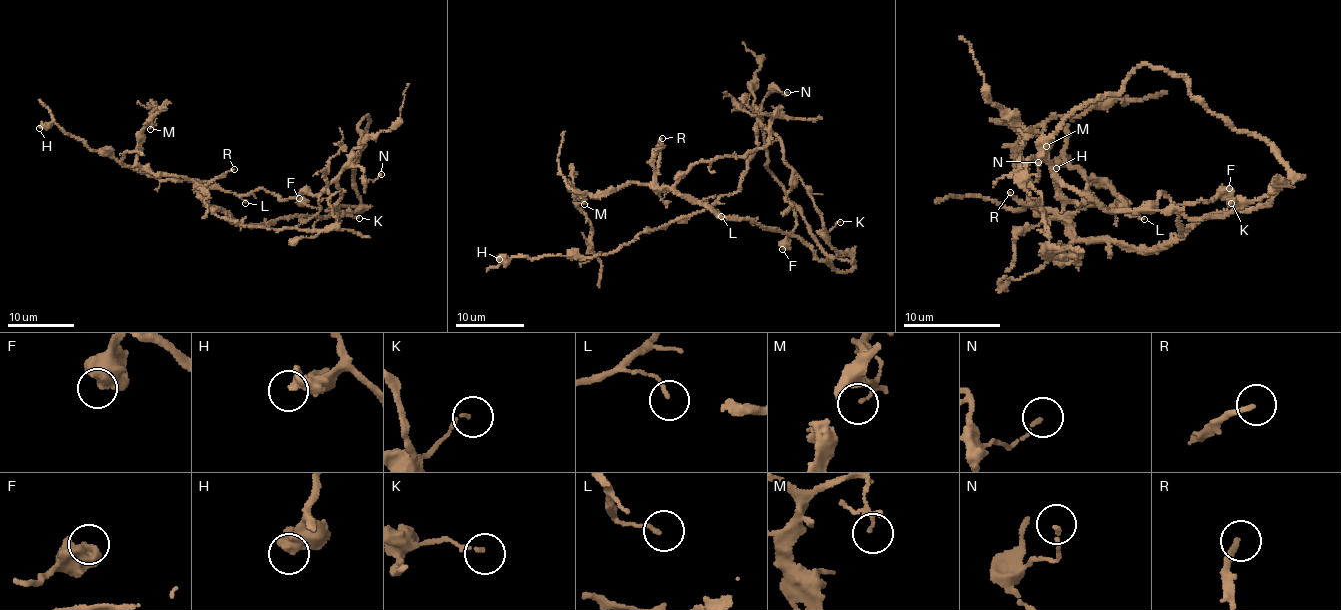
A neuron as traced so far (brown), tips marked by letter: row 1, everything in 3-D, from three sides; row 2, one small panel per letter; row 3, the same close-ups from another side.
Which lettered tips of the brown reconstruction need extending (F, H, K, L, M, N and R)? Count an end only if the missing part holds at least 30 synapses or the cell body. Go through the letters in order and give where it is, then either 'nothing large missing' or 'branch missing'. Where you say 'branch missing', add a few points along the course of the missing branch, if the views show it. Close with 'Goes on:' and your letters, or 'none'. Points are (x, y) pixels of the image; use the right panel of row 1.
F: at (1229, 188); nothing large missing
H: at (1056, 168); nothing large missing
K: at (1231, 203); nothing large missing
L: at (1144, 219); nothing large missing
M: at (1046, 146); nothing large missing
N: at (1038, 162); nothing large missing
R: at (1010, 192); branch missing
Goes on: R

